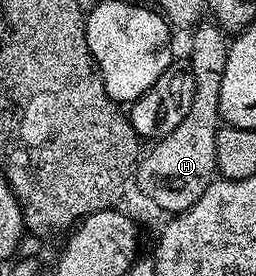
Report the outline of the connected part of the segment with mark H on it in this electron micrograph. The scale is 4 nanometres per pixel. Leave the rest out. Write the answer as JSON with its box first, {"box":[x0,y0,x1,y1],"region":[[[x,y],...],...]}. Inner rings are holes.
{"box":[136,21,228,213],"region":[[[202,21],[193,28],[190,37],[188,66],[194,78],[192,109],[188,109],[188,117],[184,117],[172,133],[157,140],[151,146],[154,148],[141,156],[136,167],[139,189],[169,213],[181,213],[196,205],[196,201],[204,197],[204,189],[215,182],[218,165],[216,137],[220,130],[220,85],[224,82],[224,69],[228,65],[228,35],[217,23]]]}

